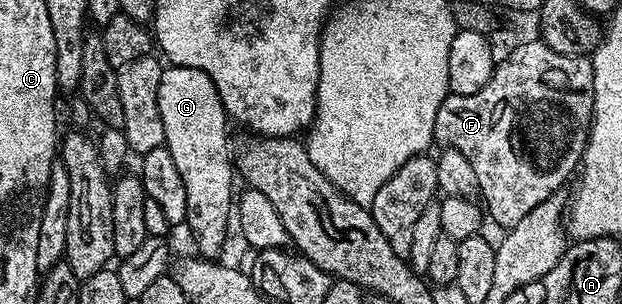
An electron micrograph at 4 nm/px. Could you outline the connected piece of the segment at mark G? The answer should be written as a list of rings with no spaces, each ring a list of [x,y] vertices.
[[[169,66],[164,69],[159,78],[159,114],[163,118],[163,134],[165,135],[165,149],[171,154],[171,158],[175,158],[175,167],[179,169],[179,175],[183,177],[183,190],[187,190],[187,214],[185,215],[185,224],[187,228],[193,231],[193,240],[197,243],[197,248],[202,257],[217,258],[221,252],[221,247],[225,244],[225,235],[229,232],[229,224],[231,228],[231,213],[235,208],[235,191],[233,192],[233,176],[235,180],[235,164],[231,159],[231,144],[229,148],[229,132],[225,129],[227,125],[227,117],[225,115],[225,107],[219,98],[219,90],[215,86],[215,82],[211,82],[211,78],[207,74],[203,74],[203,70],[198,68],[178,68]]]

